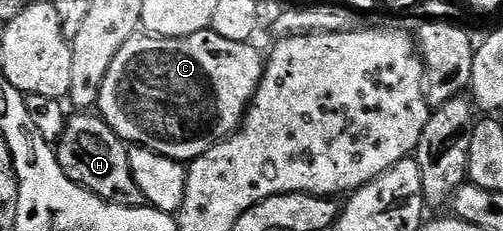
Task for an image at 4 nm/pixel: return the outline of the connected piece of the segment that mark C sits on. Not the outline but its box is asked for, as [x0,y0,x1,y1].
[97,29,264,161]

